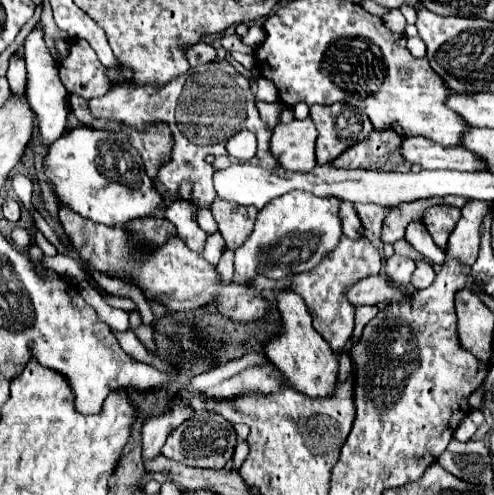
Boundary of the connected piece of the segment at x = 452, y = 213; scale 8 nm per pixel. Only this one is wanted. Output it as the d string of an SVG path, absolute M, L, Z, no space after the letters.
M433 206L423 214L423 224L441 250L445 250L447 238L453 232L459 218L461 218L461 210L455 206Z

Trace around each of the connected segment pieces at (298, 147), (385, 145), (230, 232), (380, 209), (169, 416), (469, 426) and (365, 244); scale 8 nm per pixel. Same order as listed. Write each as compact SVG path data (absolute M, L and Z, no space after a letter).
M311 118L291 124L279 124L271 136L271 154L279 168L295 172L311 172L317 166L315 160L317 130Z
M371 132L371 136L337 156L331 164L335 168L365 168L365 170L385 170L385 172L409 172L407 164L399 156L399 140L395 132Z
M217 198L211 206L211 212L219 224L219 232L227 242L229 250L239 248L247 240L247 236L253 232L257 210L239 206L235 202L227 202L223 198Z
M367 202L367 204L355 204L355 210L357 210L361 222L365 224L365 228L369 228L375 236L379 236L381 234L381 224L383 224L389 208L381 206L381 204Z
M175 402L173 408L161 416L153 416L143 424L143 460L153 460L159 456L161 446L165 444L171 430L175 430L183 420L189 420L193 416L191 408L183 402Z
M465 418L465 420L459 424L459 428L455 430L455 438L459 438L459 440L471 440L473 434L475 434L475 430L477 430L477 426L475 426L469 418Z
M343 236L343 240L339 242L339 248L331 250L323 258L323 264L319 264L319 268L297 274L291 290L295 290L297 294L303 296L303 300L313 316L315 330L327 340L327 344L333 348L335 354L339 354L345 348L345 344L349 342L351 332L353 332L353 310L355 308L351 306L349 300L345 300L345 288L349 288L355 280L361 280L365 276L379 274L379 272L381 272L379 250L367 238L349 240L347 236Z

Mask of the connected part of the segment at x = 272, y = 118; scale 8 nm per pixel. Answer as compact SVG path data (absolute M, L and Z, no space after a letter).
M257 102L257 108L259 108L259 114L263 116L261 120L273 130L279 122L281 122L281 112L283 112L283 108L281 108L281 104L263 104L263 102Z

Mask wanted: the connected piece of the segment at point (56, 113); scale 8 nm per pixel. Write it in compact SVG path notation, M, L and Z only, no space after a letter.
M33 30L27 36L25 42L25 64L27 64L27 86L25 86L25 96L35 112L37 118L37 138L45 148L49 148L65 130L67 114L69 114L69 96L67 90L63 88L59 74L57 74L57 62L49 54L49 48L43 42L43 32Z

